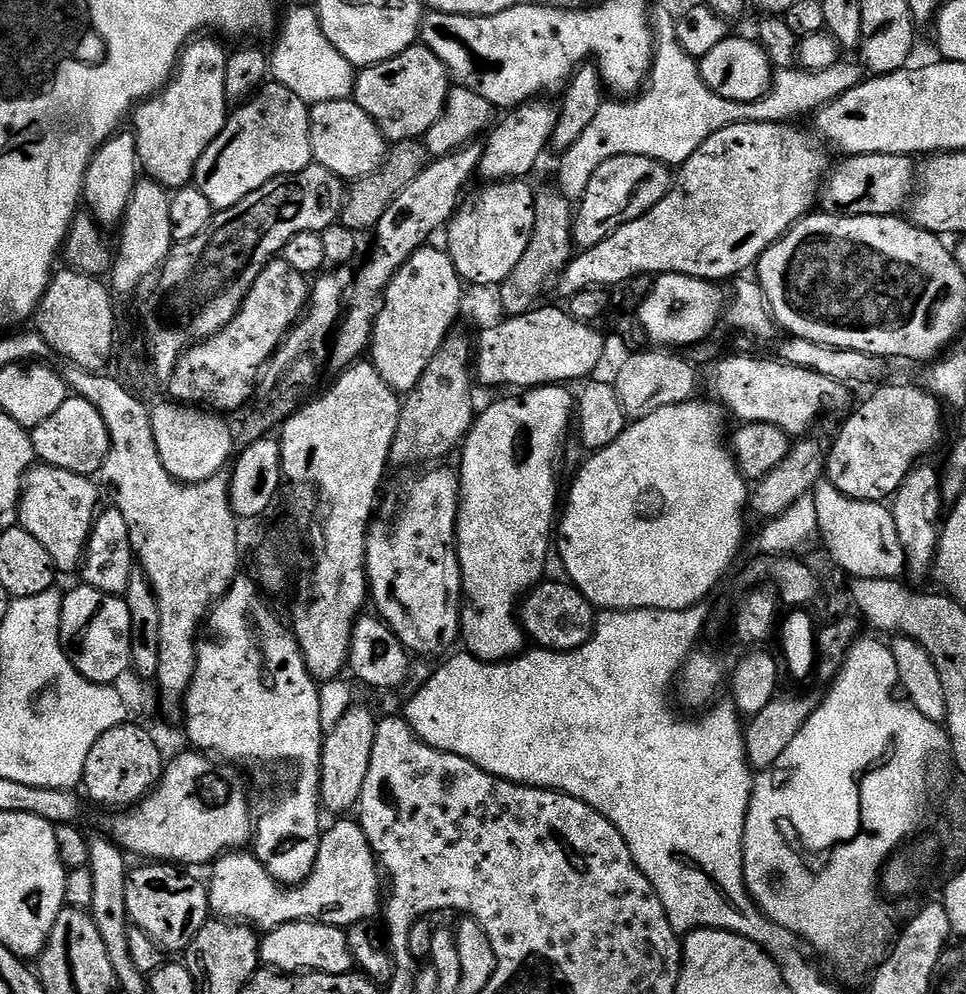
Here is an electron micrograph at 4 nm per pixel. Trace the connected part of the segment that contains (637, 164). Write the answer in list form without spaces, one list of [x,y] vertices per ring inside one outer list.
[[[619,156],[610,158],[594,170],[594,178],[574,208],[572,242],[577,249],[598,246],[618,226],[642,218],[670,190],[674,176],[669,165],[645,156]]]

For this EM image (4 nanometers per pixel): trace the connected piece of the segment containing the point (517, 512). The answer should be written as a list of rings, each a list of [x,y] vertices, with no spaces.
[[[546,384],[543,388],[529,388],[527,391],[520,394],[512,394],[516,396],[508,396],[505,400],[496,400],[484,413],[477,415],[472,422],[472,429],[468,431],[468,437],[465,438],[462,445],[462,451],[459,453],[460,456],[460,468],[458,467],[458,475],[460,477],[460,509],[456,515],[456,553],[460,559],[460,582],[462,585],[462,596],[463,600],[460,606],[460,640],[462,644],[465,644],[467,655],[477,656],[480,660],[484,661],[485,664],[499,664],[501,660],[511,660],[523,653],[526,648],[526,637],[524,634],[524,629],[520,626],[520,621],[518,619],[518,605],[523,601],[524,597],[536,587],[537,584],[541,583],[545,579],[546,573],[544,573],[544,567],[548,564],[548,547],[553,547],[554,544],[554,525],[558,520],[558,504],[556,508],[556,459],[560,456],[560,443],[564,440],[564,435],[568,432],[568,423],[571,425],[574,420],[574,396],[568,393],[569,389],[567,387],[558,384]]]

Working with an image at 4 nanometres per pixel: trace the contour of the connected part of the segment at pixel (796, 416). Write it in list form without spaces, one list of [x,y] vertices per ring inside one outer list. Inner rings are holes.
[[[727,356],[711,365],[711,399],[729,417],[737,416],[737,421],[778,426],[789,438],[800,438],[811,433],[808,431],[812,423],[823,412],[836,412],[844,404],[845,385],[823,374],[814,374],[814,370],[802,370],[802,366],[787,364],[779,358],[759,360],[756,356]]]

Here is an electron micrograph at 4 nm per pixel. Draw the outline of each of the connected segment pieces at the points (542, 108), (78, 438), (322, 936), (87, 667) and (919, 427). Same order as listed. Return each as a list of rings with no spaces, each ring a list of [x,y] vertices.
[[[537,98],[529,100],[527,104],[519,108],[511,109],[510,114],[504,121],[497,123],[487,133],[482,162],[478,169],[479,175],[488,182],[499,182],[502,180],[514,180],[517,178],[528,178],[528,175],[536,168],[540,155],[549,151],[554,126],[558,115],[555,107],[547,104],[547,99]]]
[[[75,394],[69,395],[68,400],[62,402],[62,406],[58,406],[58,410],[50,414],[50,418],[46,418],[46,422],[38,422],[38,426],[31,429],[30,435],[32,449],[36,451],[36,460],[39,463],[49,464],[51,468],[70,470],[74,474],[82,474],[89,478],[99,473],[102,462],[106,462],[106,454],[110,450],[110,434],[106,430],[106,422],[102,422],[102,414],[98,414],[98,406]]]
[[[317,920],[286,922],[277,928],[267,929],[260,942],[260,963],[281,974],[321,972],[347,976],[354,968],[347,931],[329,924],[319,924]]]
[[[79,586],[64,596],[60,615],[60,641],[70,662],[95,684],[115,685],[116,679],[132,666],[130,610],[119,596]]]
[[[885,383],[883,386],[880,386],[880,387],[885,386],[885,388],[878,389],[877,392],[874,393],[873,396],[869,398],[869,400],[864,400],[861,402],[860,405],[857,406],[856,413],[854,413],[853,416],[850,417],[849,420],[846,421],[845,424],[841,426],[840,433],[837,434],[836,441],[834,441],[832,444],[832,449],[830,449],[830,450],[827,449],[827,452],[826,452],[826,480],[827,480],[827,483],[834,485],[834,487],[836,487],[836,489],[839,492],[841,492],[842,494],[846,494],[848,497],[851,498],[851,500],[870,500],[873,502],[884,502],[884,501],[887,501],[889,498],[895,496],[896,491],[898,491],[899,488],[902,486],[902,482],[904,481],[904,479],[907,478],[909,472],[912,471],[913,467],[915,465],[921,463],[921,461],[923,461],[925,459],[925,457],[927,457],[924,455],[926,455],[927,452],[930,451],[931,448],[934,447],[935,444],[938,443],[940,440],[940,411],[942,411],[942,405],[941,405],[940,401],[937,400],[936,397],[933,396],[931,392],[925,390],[923,387],[920,387],[920,386],[917,386],[917,388],[915,388],[914,385],[908,384],[905,386],[905,388],[903,388],[903,386],[900,384],[888,384],[888,385],[887,384],[888,383]]]

